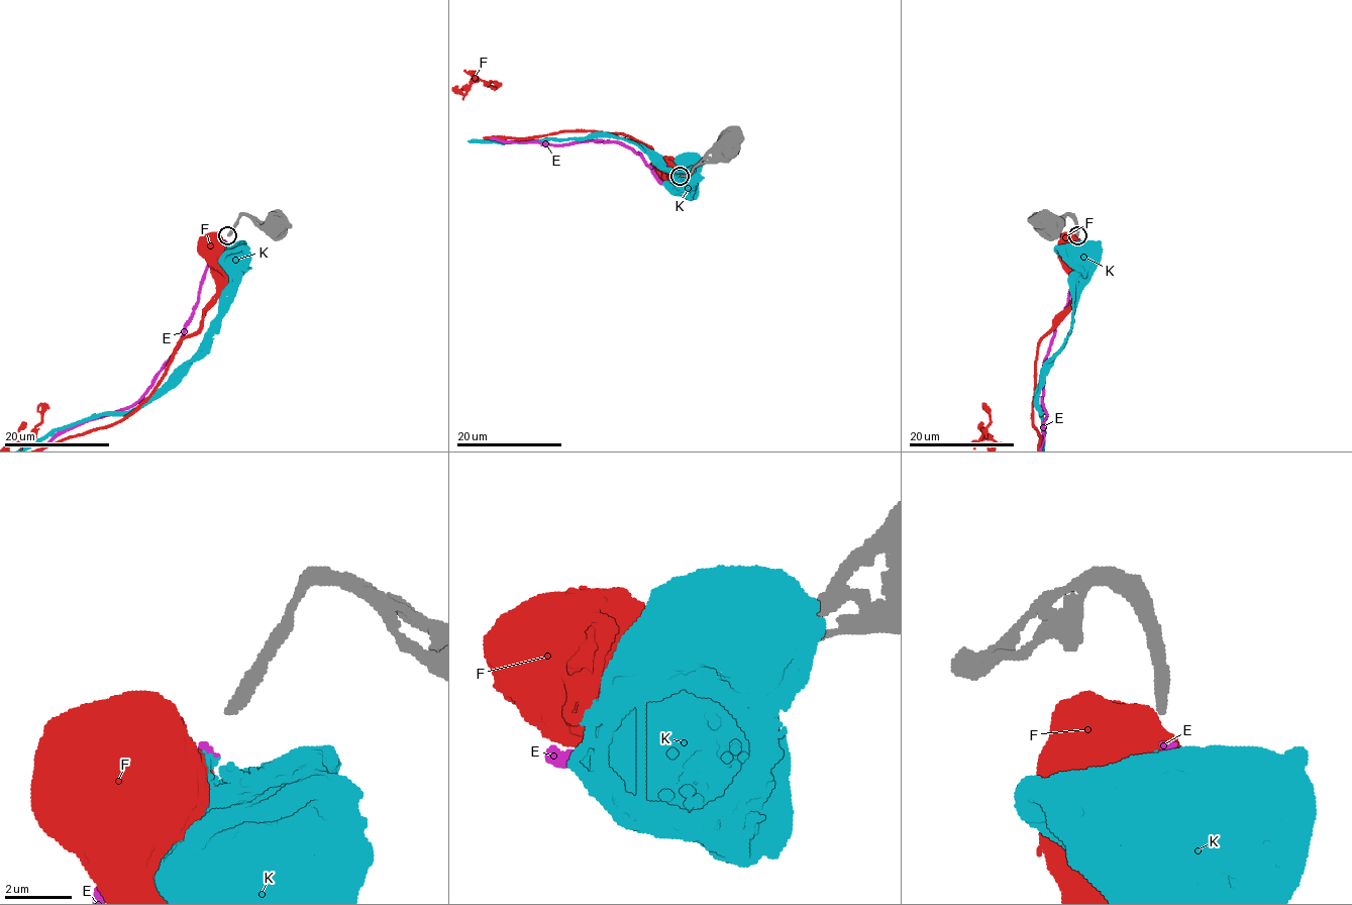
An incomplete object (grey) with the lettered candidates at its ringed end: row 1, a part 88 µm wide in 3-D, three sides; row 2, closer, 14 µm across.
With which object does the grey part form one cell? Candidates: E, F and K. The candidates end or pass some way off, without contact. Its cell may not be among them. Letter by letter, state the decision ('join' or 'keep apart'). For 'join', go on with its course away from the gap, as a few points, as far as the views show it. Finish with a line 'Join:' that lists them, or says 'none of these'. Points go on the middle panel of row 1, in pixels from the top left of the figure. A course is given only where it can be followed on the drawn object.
E: join
F: keep apart
K: keep apart
Join: E

